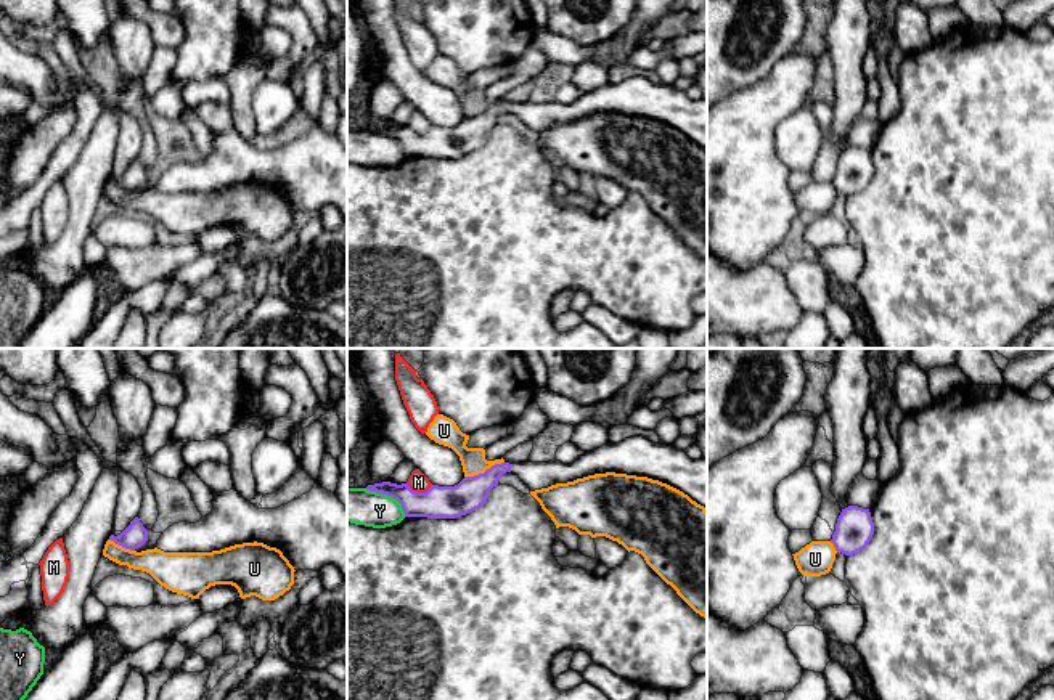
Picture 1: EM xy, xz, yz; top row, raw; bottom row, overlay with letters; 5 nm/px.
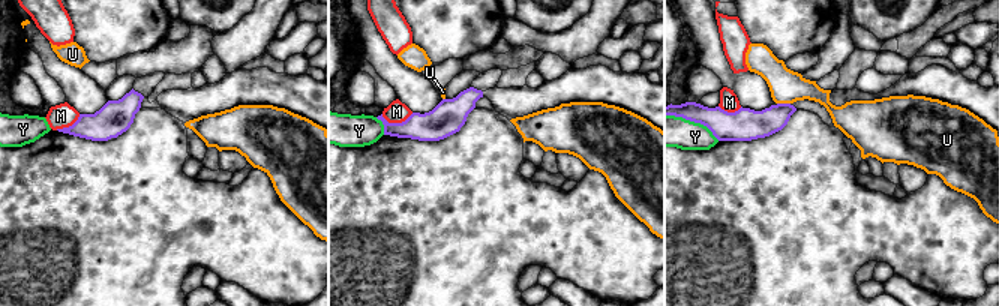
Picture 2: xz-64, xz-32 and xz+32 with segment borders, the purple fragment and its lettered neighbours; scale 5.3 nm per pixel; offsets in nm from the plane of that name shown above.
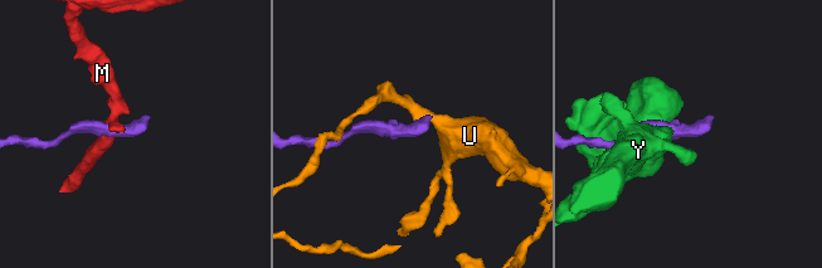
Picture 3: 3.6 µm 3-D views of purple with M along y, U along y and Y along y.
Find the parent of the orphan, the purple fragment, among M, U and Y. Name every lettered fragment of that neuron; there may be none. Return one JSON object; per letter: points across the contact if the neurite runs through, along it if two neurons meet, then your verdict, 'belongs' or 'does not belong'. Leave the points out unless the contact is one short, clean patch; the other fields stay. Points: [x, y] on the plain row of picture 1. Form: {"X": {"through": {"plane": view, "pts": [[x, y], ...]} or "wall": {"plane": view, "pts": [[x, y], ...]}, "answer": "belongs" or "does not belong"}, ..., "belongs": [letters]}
{"M": {"answer": "does not belong"}, "U": {"wall": {"plane": "xz", "pts": [[503, 101], [465, 118]]}, "answer": "does not belong"}, "Y": {"answer": "does not belong"}, "belongs": []}

